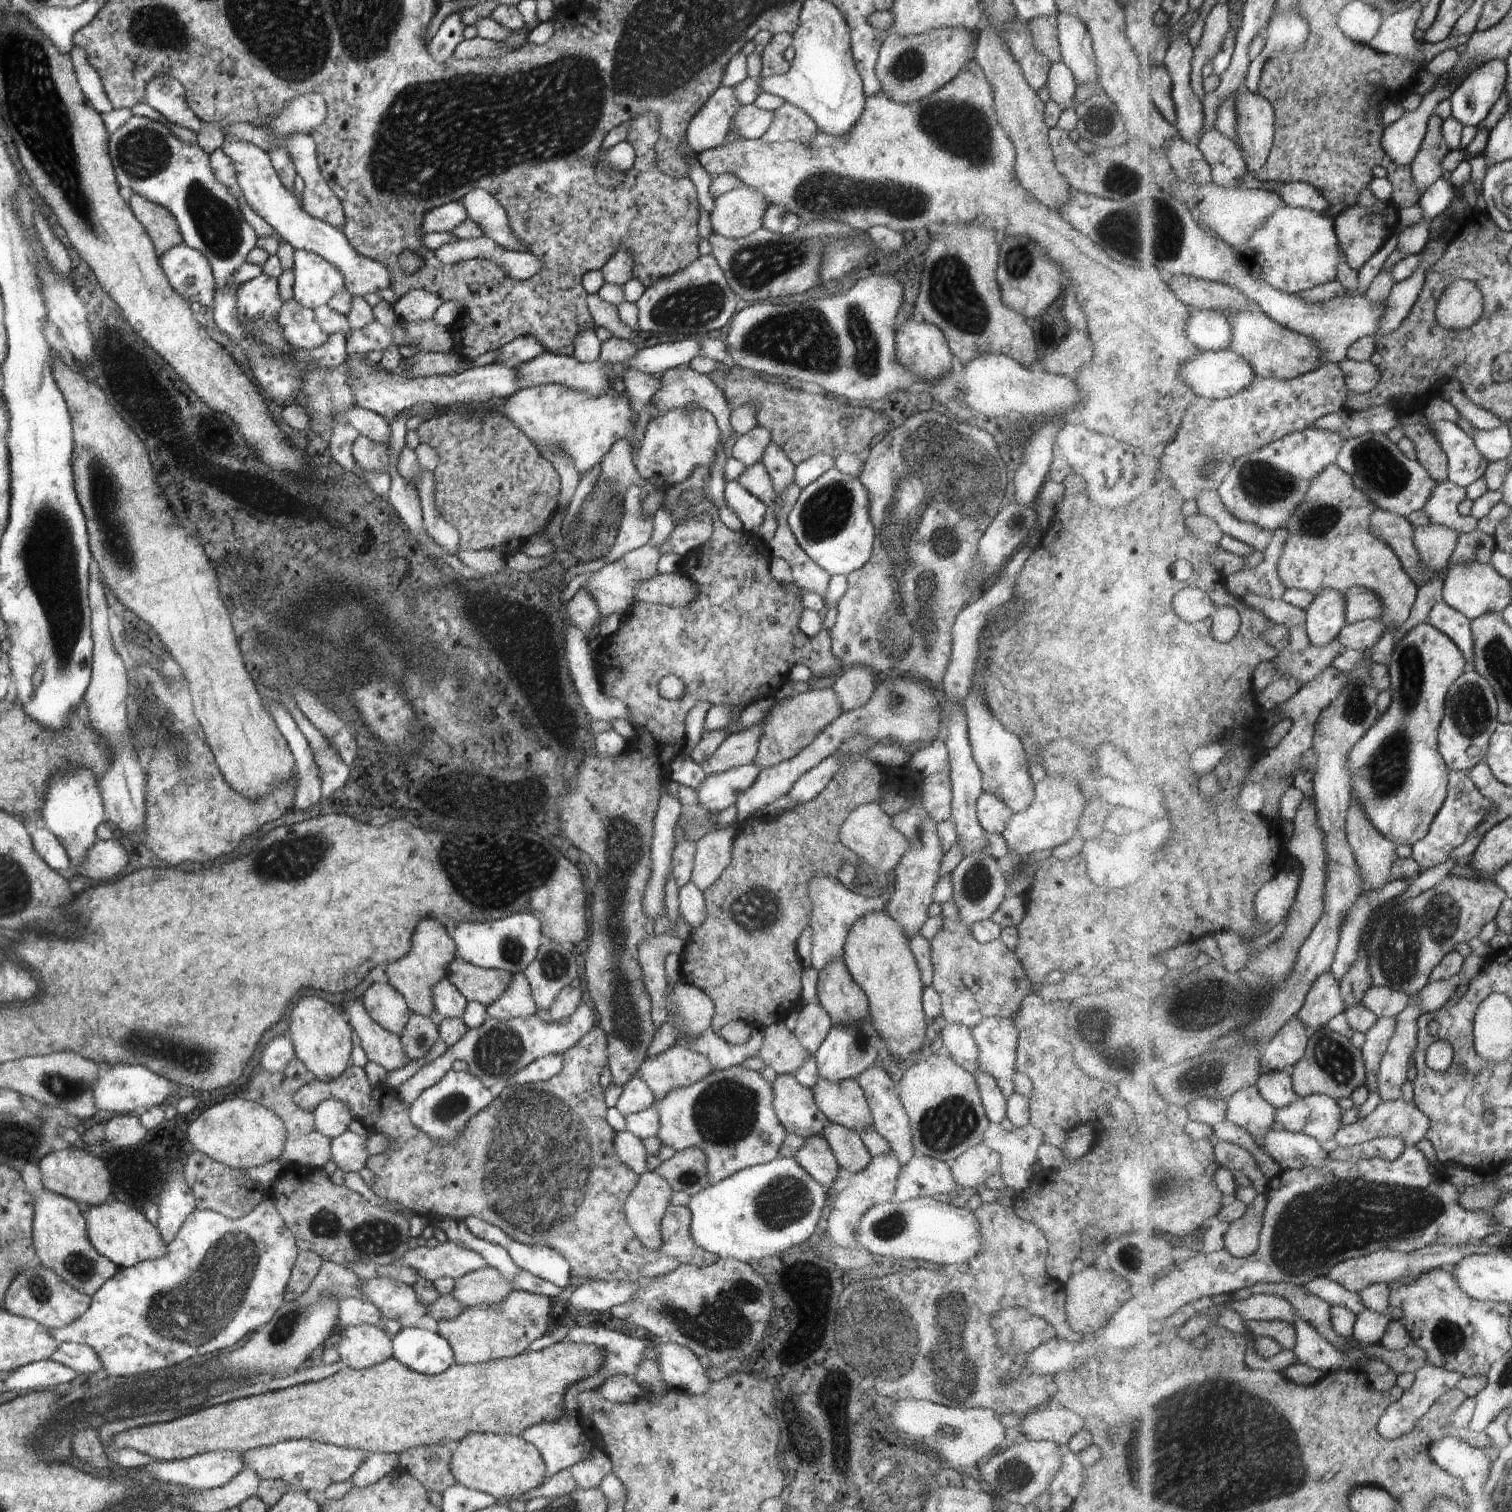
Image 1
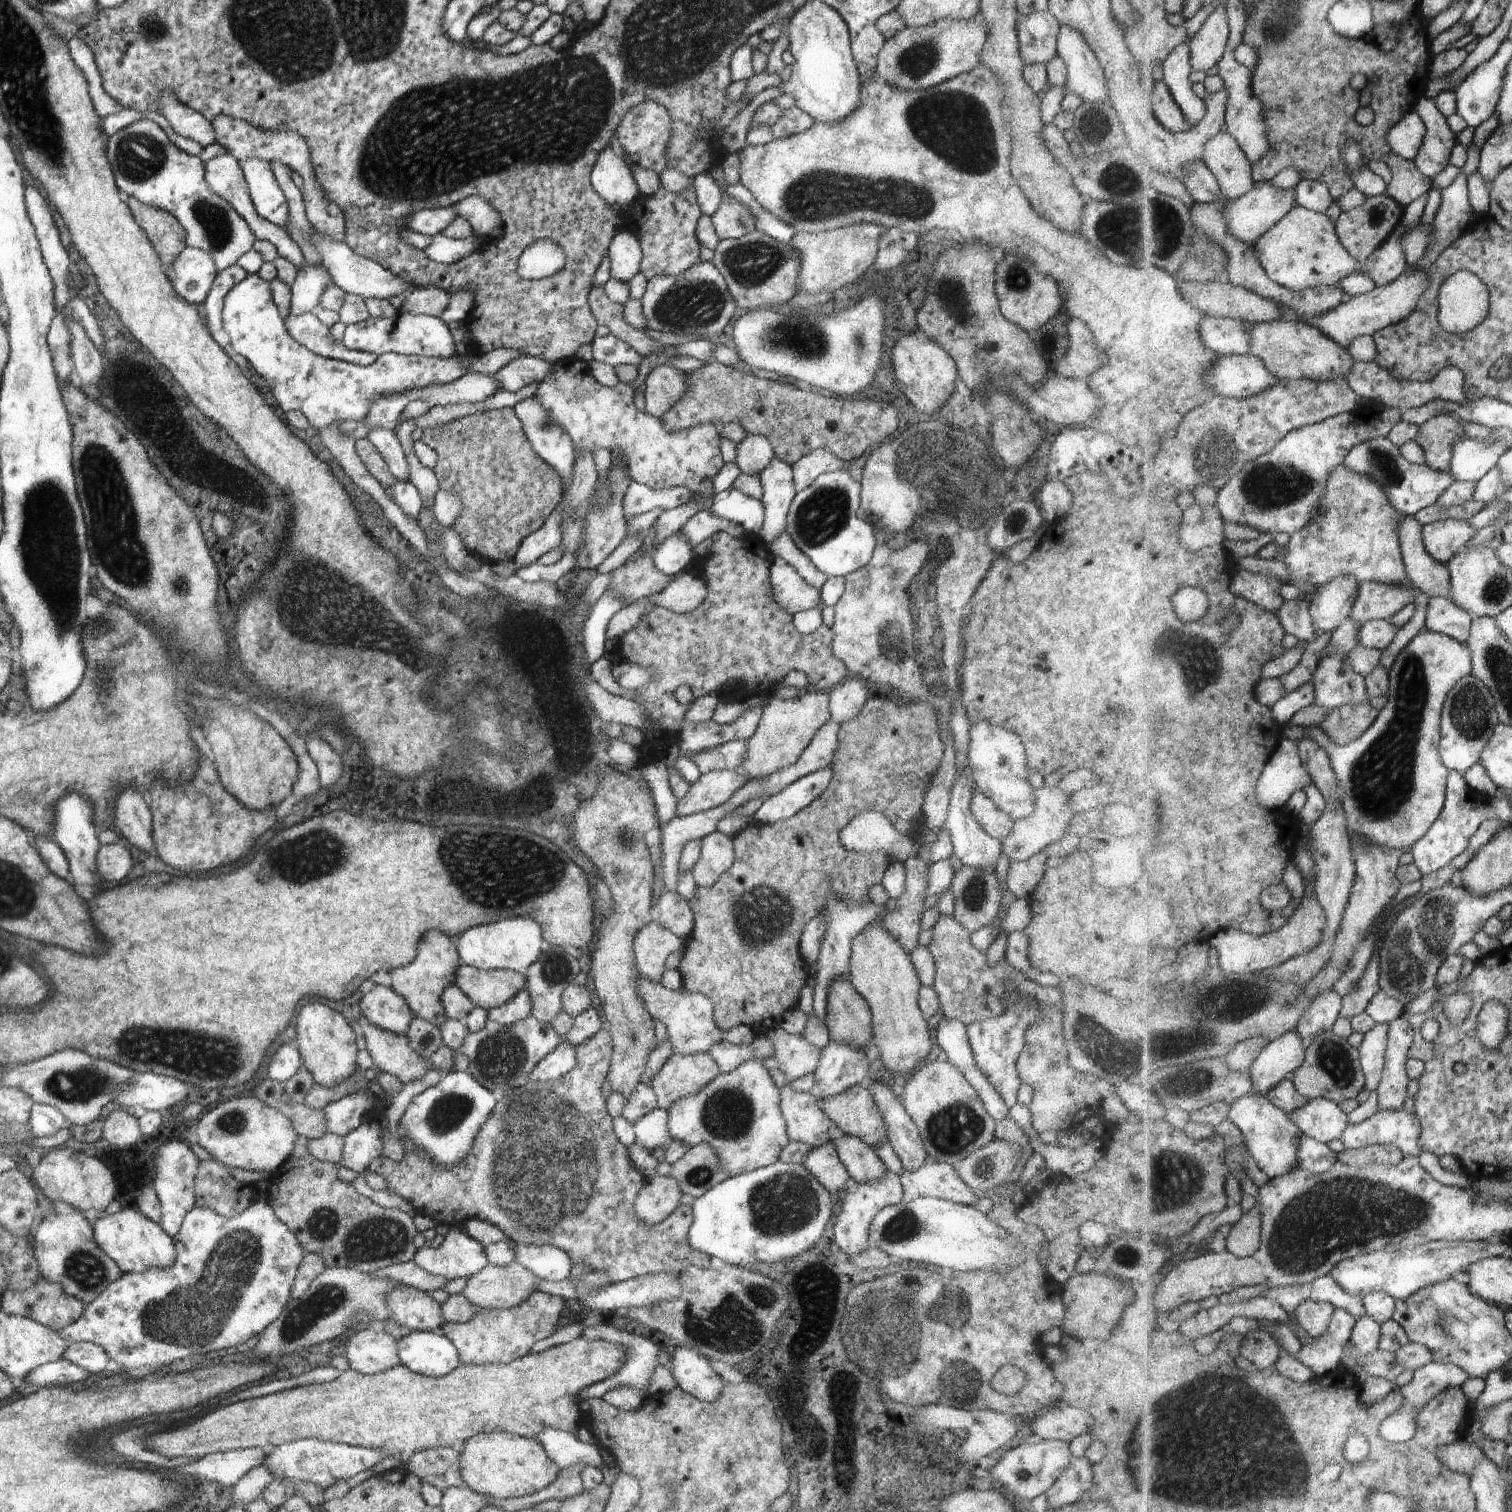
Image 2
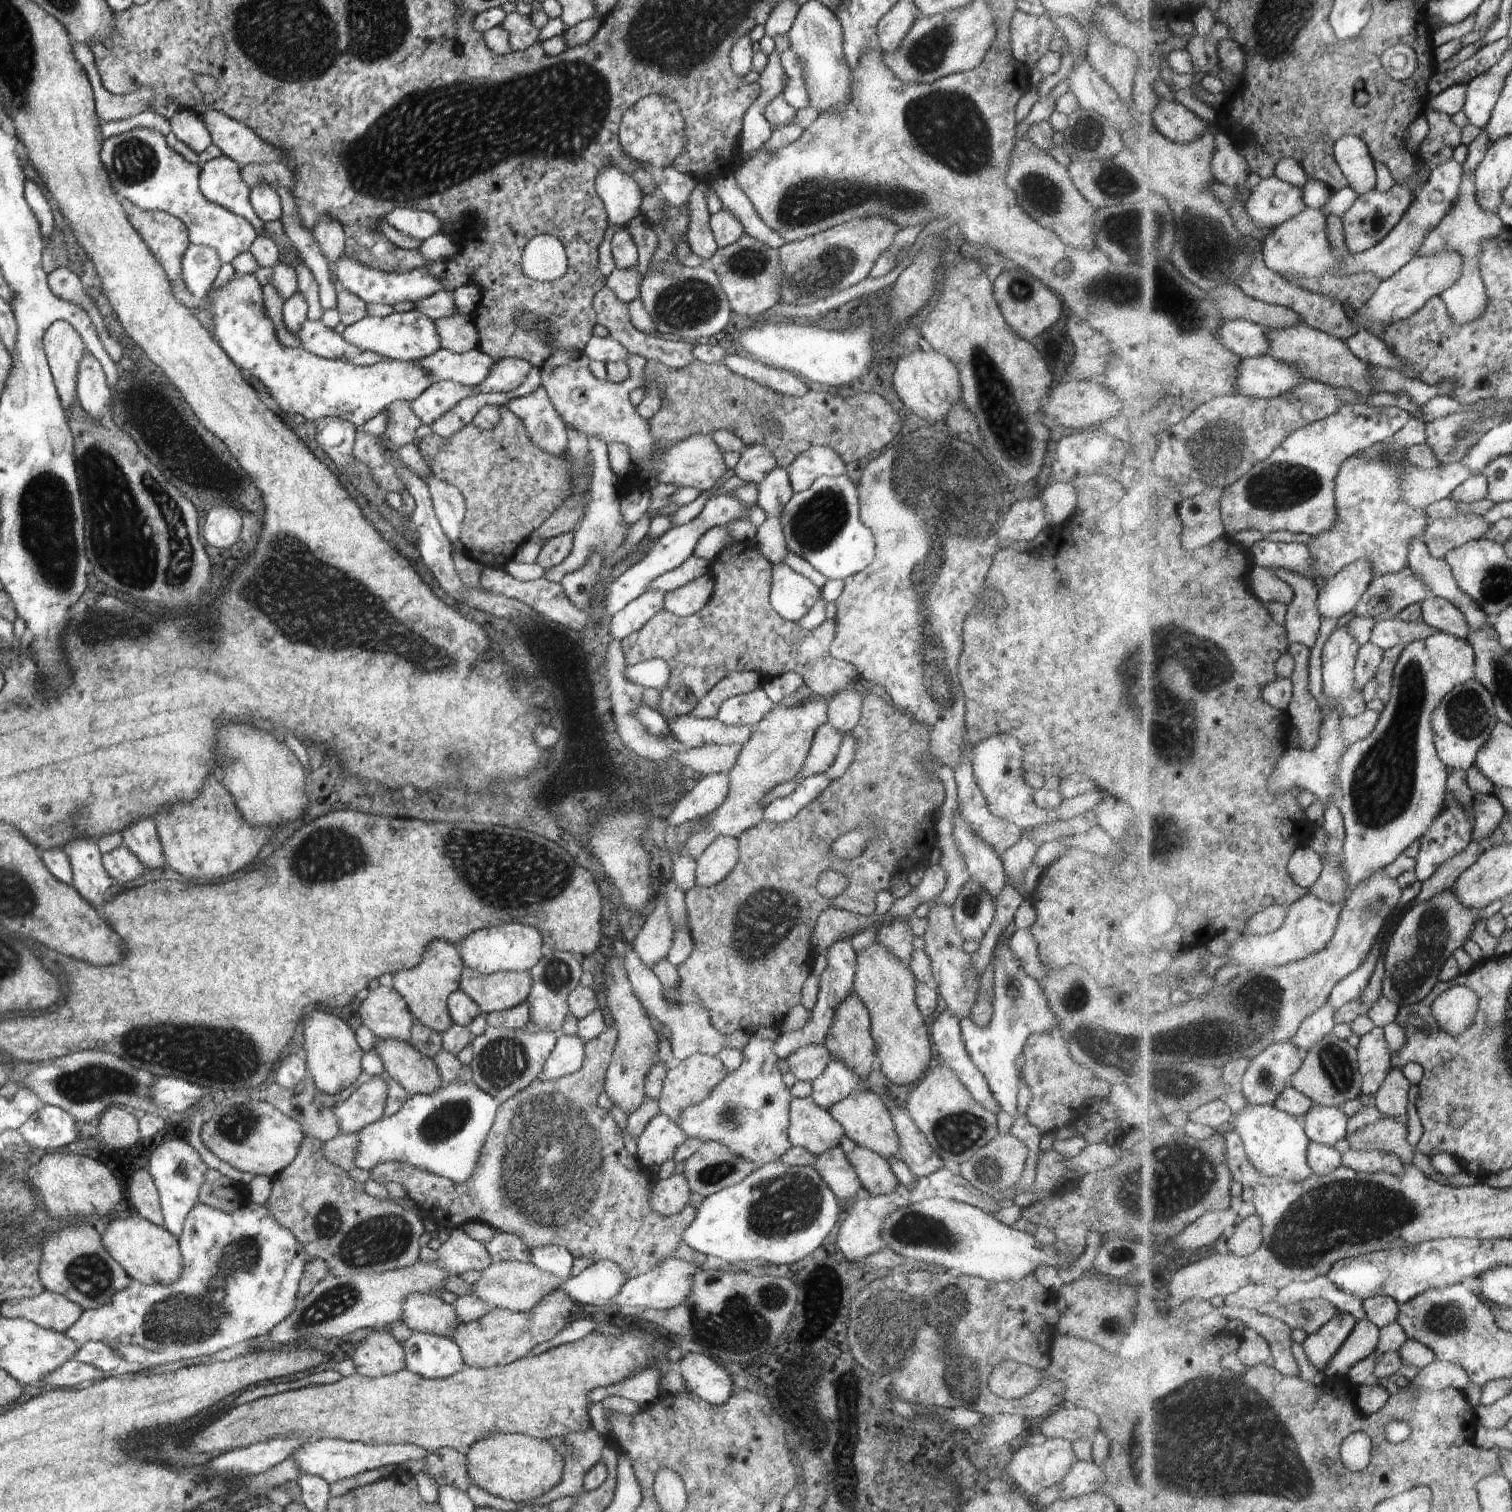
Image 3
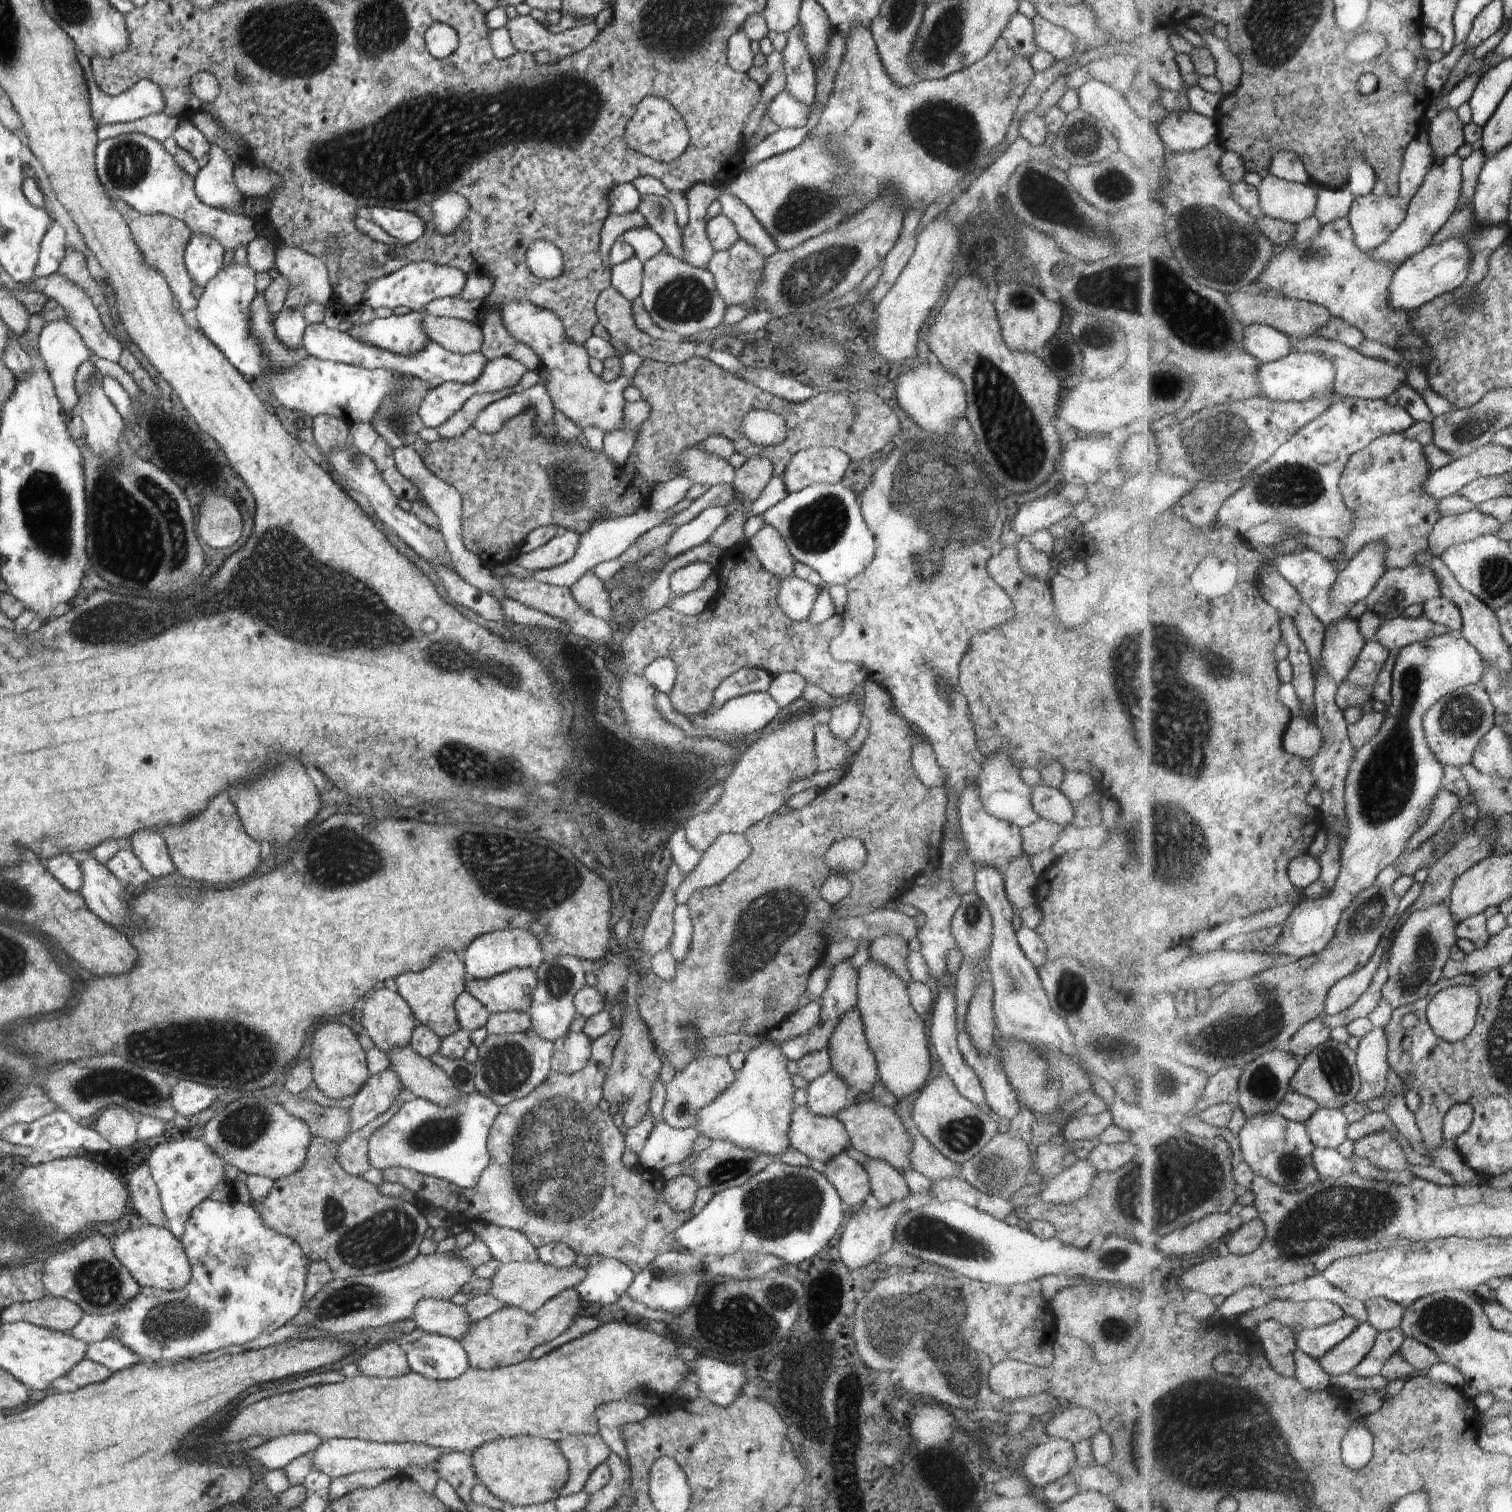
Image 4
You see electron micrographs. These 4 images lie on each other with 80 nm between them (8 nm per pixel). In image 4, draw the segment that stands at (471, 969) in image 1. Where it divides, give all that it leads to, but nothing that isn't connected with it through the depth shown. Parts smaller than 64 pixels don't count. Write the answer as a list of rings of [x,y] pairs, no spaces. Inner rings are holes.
[[[517,968],[489,979],[466,979],[465,988],[490,1013],[528,1012],[538,979],[531,968]]]

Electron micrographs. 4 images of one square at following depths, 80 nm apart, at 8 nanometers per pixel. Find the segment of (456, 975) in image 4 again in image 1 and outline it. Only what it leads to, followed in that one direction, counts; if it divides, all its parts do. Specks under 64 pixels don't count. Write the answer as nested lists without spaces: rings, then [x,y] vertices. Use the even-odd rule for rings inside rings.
[[[436,919],[420,921],[411,938],[411,951],[399,961],[384,967],[389,983],[404,997],[412,1013],[430,1017],[436,1012],[434,987],[447,976],[448,965],[456,957],[456,947],[446,928]]]

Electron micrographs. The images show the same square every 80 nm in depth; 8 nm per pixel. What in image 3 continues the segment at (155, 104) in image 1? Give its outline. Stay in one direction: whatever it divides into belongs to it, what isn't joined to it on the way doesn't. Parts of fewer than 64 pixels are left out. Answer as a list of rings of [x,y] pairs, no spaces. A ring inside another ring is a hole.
[[[180,109],[169,118],[172,134],[196,154],[202,154],[213,144],[205,126],[194,111]]]

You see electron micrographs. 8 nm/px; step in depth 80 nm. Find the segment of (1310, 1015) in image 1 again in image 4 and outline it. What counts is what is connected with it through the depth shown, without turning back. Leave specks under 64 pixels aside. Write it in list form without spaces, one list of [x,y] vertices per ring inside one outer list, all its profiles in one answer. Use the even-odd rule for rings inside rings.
[[[1319,1016],[1316,1021],[1309,1022],[1302,1031],[1289,1044],[1289,1051],[1302,1064],[1316,1049],[1319,1049],[1325,1042],[1333,1038],[1333,1030],[1325,1025],[1323,1016]]]

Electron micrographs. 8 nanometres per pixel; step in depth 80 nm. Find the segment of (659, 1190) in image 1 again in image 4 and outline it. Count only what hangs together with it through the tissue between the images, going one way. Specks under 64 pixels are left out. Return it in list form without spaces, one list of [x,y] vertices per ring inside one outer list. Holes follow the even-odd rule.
[[[685,1174],[665,1181],[661,1198],[674,1212],[688,1212],[700,1205],[696,1198],[700,1191],[696,1179]]]

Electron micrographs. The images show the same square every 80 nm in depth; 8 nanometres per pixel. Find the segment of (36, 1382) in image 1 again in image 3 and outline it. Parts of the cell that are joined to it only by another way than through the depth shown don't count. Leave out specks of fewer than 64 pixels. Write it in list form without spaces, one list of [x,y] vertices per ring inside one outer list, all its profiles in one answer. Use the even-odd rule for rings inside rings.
[[[72,1359],[45,1377],[42,1385],[48,1382],[52,1386],[59,1386],[60,1389],[63,1389],[78,1386],[82,1382],[96,1382],[100,1379],[104,1379],[104,1371],[91,1364]]]

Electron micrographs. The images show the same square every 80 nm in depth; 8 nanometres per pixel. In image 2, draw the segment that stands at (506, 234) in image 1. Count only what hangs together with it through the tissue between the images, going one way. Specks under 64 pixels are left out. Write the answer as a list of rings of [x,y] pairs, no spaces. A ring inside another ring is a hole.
[[[469,196],[453,209],[456,215],[468,221],[474,236],[490,240],[498,238],[502,234],[501,216],[485,198]]]

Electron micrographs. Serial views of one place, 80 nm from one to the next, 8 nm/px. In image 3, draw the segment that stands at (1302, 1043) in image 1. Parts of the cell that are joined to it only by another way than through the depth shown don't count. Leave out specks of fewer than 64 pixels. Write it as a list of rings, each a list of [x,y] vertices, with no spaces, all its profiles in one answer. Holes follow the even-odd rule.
[[[1291,1041],[1290,1043],[1273,1044],[1252,1060],[1241,1086],[1249,1104],[1253,1107],[1275,1105],[1292,1083],[1295,1074],[1303,1067],[1304,1058],[1301,1054],[1302,1051],[1298,1045]]]

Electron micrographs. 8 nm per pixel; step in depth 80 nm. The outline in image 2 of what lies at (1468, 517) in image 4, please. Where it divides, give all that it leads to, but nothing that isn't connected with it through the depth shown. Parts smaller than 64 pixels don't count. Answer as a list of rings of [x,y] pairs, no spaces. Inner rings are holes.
[[[1446,519],[1423,527],[1427,549],[1436,560],[1448,566],[1456,555],[1469,546],[1478,533],[1479,529],[1469,521],[1458,519]]]

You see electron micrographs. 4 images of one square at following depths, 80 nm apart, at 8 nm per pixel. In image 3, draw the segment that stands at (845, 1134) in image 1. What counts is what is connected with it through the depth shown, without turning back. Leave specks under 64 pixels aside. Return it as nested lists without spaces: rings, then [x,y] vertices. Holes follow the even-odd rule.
[[[858,1145],[846,1156],[862,1186],[872,1195],[889,1195],[898,1188],[899,1180],[884,1157]]]

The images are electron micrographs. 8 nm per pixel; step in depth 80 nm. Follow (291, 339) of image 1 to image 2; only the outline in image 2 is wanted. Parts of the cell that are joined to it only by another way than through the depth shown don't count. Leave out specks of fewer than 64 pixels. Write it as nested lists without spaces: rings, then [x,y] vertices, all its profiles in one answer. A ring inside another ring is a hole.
[[[289,312],[284,322],[289,335],[314,354],[361,366],[371,365],[378,358],[374,352],[357,351],[344,346],[343,341],[337,341],[329,328],[312,313],[292,315]]]

